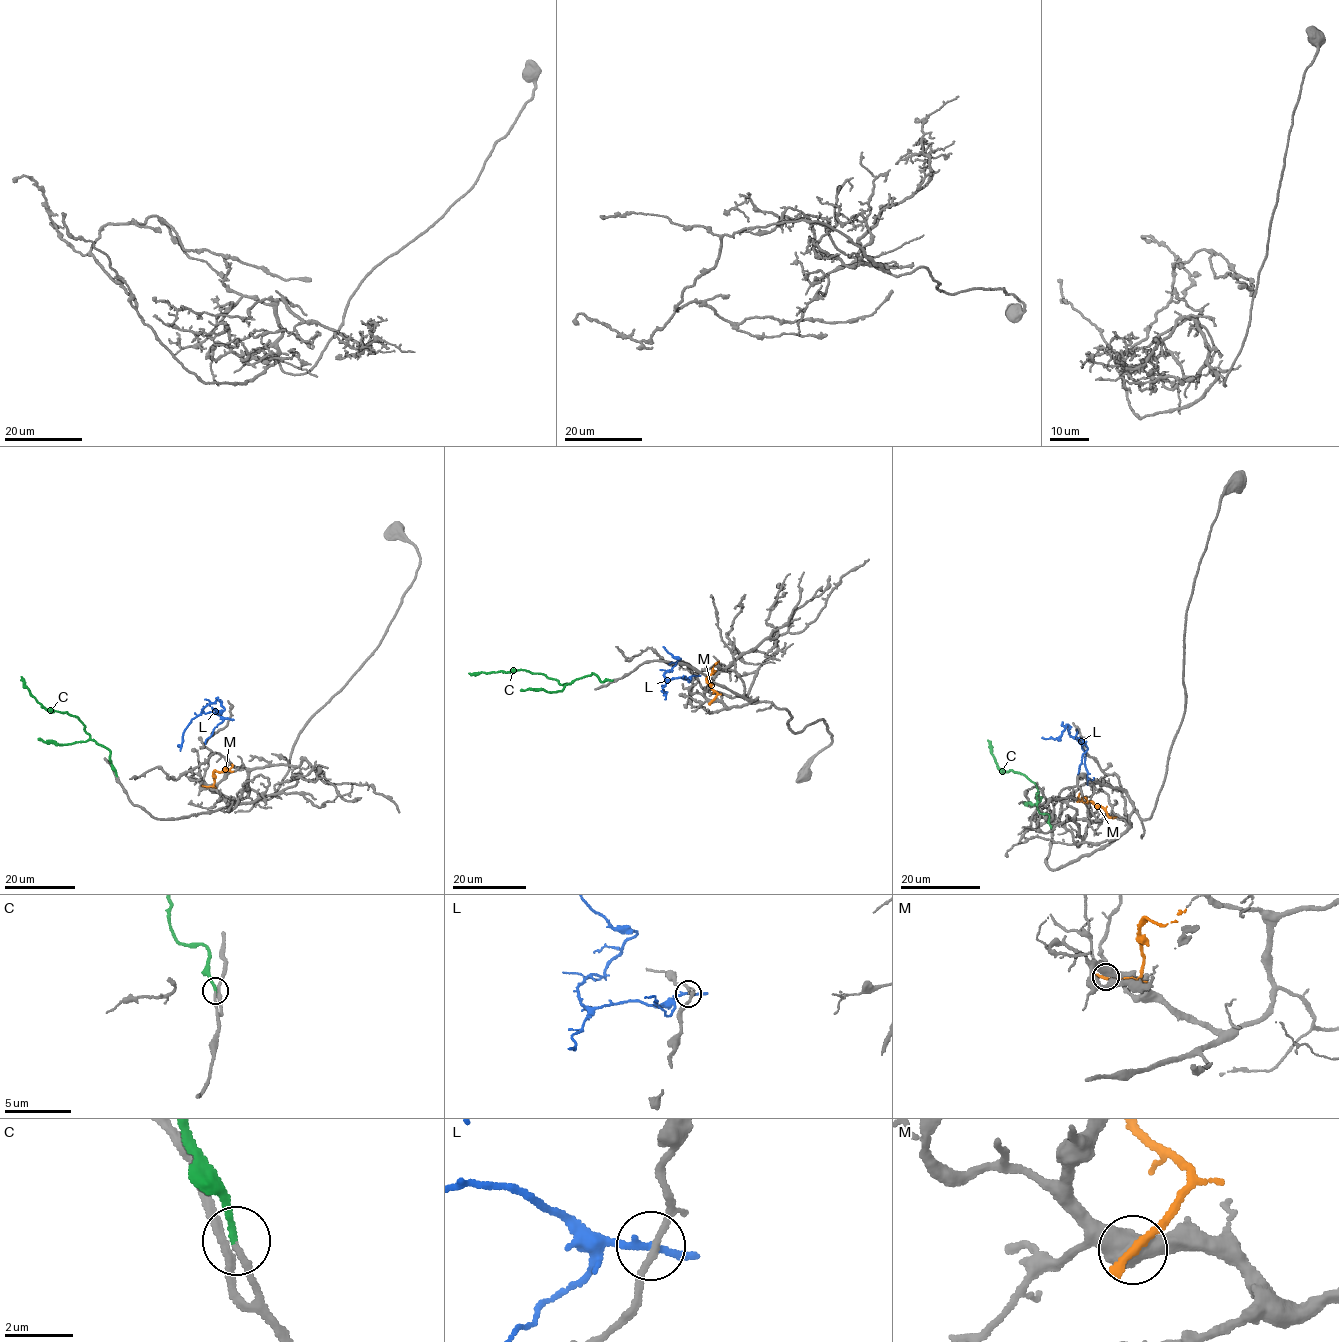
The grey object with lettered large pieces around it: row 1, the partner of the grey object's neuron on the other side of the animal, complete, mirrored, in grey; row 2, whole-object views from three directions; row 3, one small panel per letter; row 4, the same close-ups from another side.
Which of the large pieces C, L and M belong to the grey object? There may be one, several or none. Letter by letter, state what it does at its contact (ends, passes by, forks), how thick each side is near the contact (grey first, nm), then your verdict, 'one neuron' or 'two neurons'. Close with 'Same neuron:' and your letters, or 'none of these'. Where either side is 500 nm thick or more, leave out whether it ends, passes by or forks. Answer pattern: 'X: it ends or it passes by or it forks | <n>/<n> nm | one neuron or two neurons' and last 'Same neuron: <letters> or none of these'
C: it ends | 170/190 nm | one neuron
L: it passes by | 170/190 nm | two neurons
M: 550/320 nm | two neurons
Same neuron: C

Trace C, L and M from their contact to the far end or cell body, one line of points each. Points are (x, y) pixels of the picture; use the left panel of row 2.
C: (116, 775), (110, 751), (91, 739), (75, 716), (43, 708), (21, 676)
L: (228, 718), (202, 710), (217, 700), (223, 710), (211, 708)
M: (204, 786), (213, 786), (215, 770), (222, 772), (231, 764)

